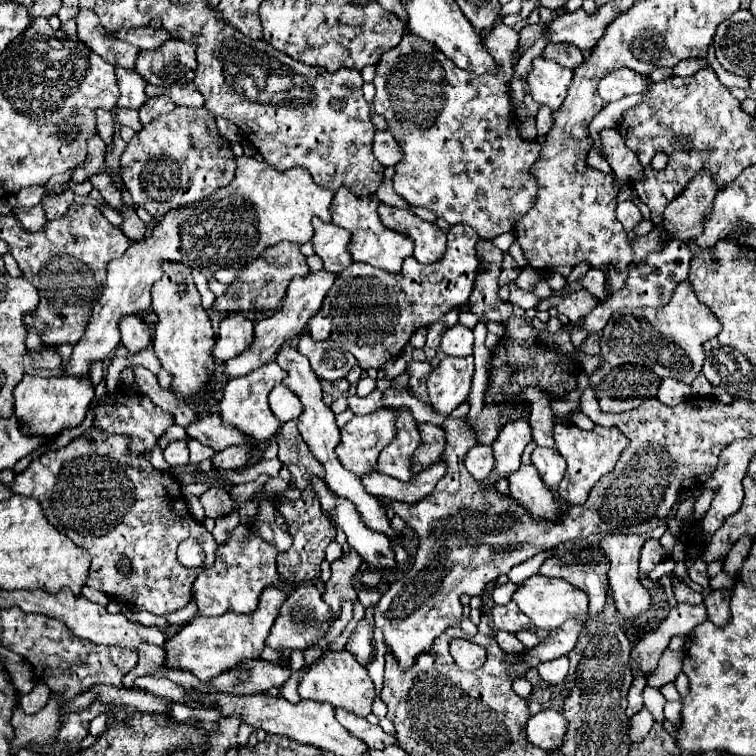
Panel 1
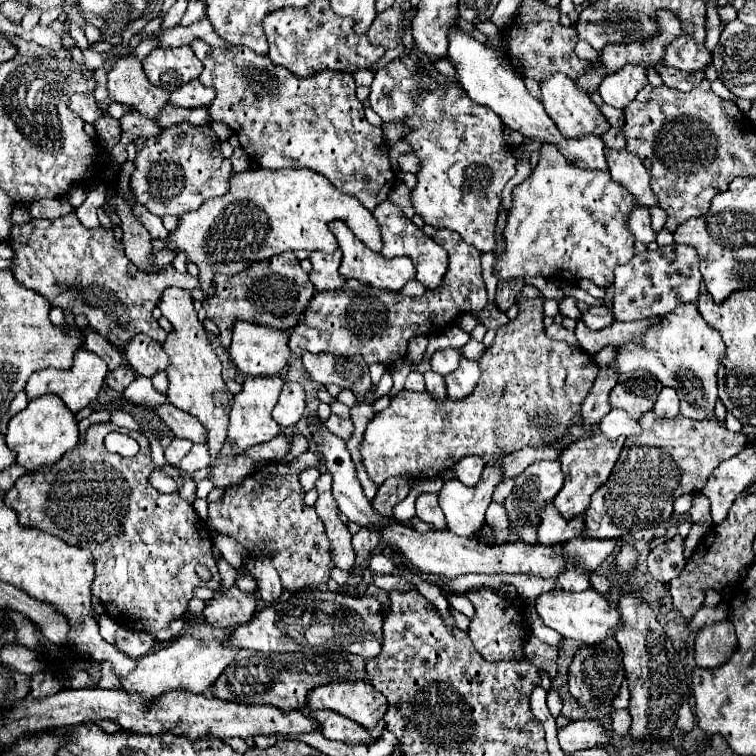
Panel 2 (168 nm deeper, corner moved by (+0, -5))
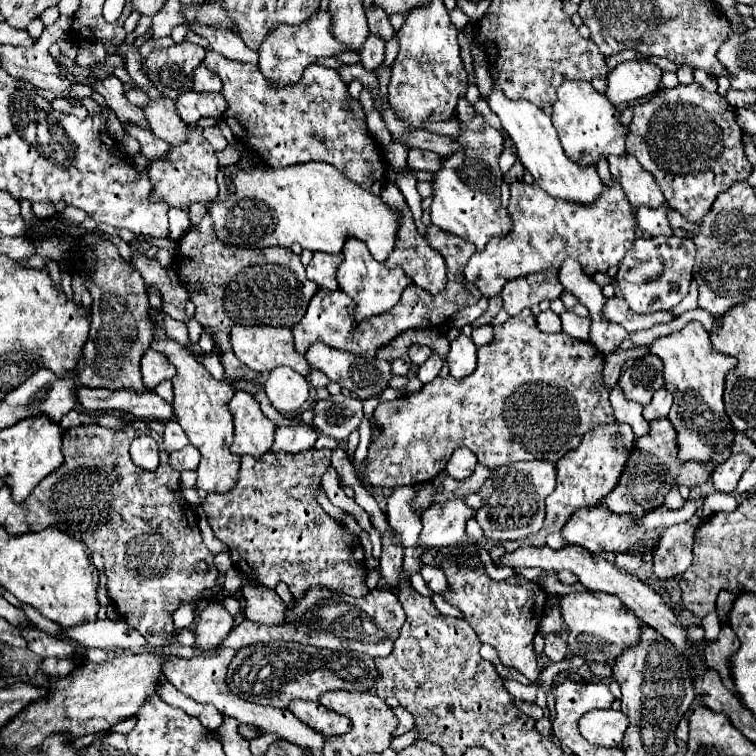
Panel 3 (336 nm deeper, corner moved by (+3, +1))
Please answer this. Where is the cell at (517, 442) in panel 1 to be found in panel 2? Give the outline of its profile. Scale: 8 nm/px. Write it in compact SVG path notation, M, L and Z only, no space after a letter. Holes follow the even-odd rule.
M495 463L485 465L483 477L475 487L465 487L455 479L445 481L439 491L439 507L445 513L447 529L461 537L473 537L485 523L485 511L499 483L501 473Z

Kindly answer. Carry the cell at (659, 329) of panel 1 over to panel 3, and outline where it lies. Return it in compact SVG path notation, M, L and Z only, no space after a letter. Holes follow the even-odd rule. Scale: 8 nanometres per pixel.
M690 321L680 331L658 337L650 345L650 353L662 359L666 389L674 395L674 405L668 413L668 419L678 431L680 459L706 461L714 451L730 447L734 443L734 425L724 411L722 393L724 375L736 365L736 359L712 349L708 333L700 321Z

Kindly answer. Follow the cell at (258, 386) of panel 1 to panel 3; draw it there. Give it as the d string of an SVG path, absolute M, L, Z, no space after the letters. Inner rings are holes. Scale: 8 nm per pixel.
M236 391L230 399L230 413L234 417L234 443L230 451L252 457L264 455L274 443L276 425L262 413L254 395Z

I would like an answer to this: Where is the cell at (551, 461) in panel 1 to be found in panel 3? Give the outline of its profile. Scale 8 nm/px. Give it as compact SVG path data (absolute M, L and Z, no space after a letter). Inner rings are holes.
M526 461L498 467L496 475L480 487L482 507L476 521L484 529L484 535L492 541L516 541L536 535L546 517L546 497L556 489L556 467L550 461Z

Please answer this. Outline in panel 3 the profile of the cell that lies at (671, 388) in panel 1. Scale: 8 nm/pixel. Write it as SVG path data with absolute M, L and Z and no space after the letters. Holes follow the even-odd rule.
M660 389L652 397L650 405L644 407L644 419L652 421L652 419L658 419L658 417L666 417L670 407L672 407L672 395L666 389Z

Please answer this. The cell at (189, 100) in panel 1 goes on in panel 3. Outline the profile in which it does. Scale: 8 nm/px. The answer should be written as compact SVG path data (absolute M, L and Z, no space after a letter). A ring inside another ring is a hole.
M200 65L196 71L194 71L194 75L192 75L192 81L194 81L194 91L196 93L202 93L202 91L220 91L220 87L222 87L222 83L220 83L220 77L214 73L214 71L210 71L208 67L204 67L204 65Z

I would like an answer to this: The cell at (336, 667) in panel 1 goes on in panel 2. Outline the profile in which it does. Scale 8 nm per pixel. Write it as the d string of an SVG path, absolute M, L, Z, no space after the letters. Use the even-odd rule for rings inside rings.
M363 681L331 683L315 687L309 693L309 709L337 711L369 731L383 719L387 711L387 699Z

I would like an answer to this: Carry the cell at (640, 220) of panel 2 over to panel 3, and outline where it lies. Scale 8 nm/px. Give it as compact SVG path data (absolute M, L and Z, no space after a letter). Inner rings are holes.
M668 205L664 207L658 207L658 209L650 209L650 207L638 207L638 213L636 213L636 221L638 221L638 227L656 237L656 235L672 235L672 229L668 225L668 219L666 219L666 213L668 213Z

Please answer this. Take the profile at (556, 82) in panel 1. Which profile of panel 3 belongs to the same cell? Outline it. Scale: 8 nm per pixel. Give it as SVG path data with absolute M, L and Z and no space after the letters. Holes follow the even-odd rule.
M564 81L558 87L558 99L552 103L552 123L560 135L560 143L570 159L580 165L594 165L602 155L624 155L626 129L620 127L618 109L584 81Z

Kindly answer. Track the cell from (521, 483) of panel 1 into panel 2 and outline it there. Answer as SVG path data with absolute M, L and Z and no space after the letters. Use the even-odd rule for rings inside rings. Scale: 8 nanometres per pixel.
M549 503L541 513L541 525L537 529L537 537L539 543L543 545L563 545L573 537L581 537L583 531L585 531L585 519L581 515L567 521L561 517L559 511L555 511L553 503Z

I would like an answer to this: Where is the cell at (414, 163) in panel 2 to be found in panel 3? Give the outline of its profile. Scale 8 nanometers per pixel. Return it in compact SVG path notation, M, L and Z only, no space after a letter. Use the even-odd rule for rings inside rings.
M410 149L408 151L408 167L412 171L436 171L440 165L440 155L432 151L422 151L422 149Z

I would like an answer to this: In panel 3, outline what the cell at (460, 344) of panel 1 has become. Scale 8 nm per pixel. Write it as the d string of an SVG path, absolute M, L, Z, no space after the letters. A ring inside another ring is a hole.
M432 351L432 355L426 359L426 363L420 365L420 369L418 369L418 379L420 379L422 383L430 383L432 379L436 379L436 375L438 375L440 369L442 369L442 365L444 365L444 359L442 359L436 351Z

